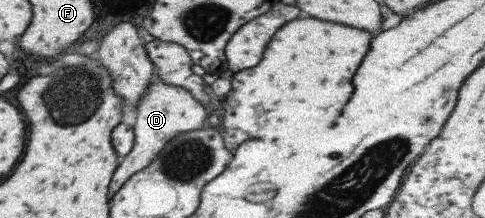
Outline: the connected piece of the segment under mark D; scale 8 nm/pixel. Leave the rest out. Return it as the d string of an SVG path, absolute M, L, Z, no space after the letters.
M154 76L147 86L145 96L135 106L136 118L132 126L134 144L131 151L123 158L119 159L117 168L113 172L113 180L109 184L109 196L117 192L133 174L143 171L161 150L164 150L166 142L183 135L189 130L199 130L206 126L207 112L200 102L197 102L187 90L179 86L169 86L163 84L158 77Z

